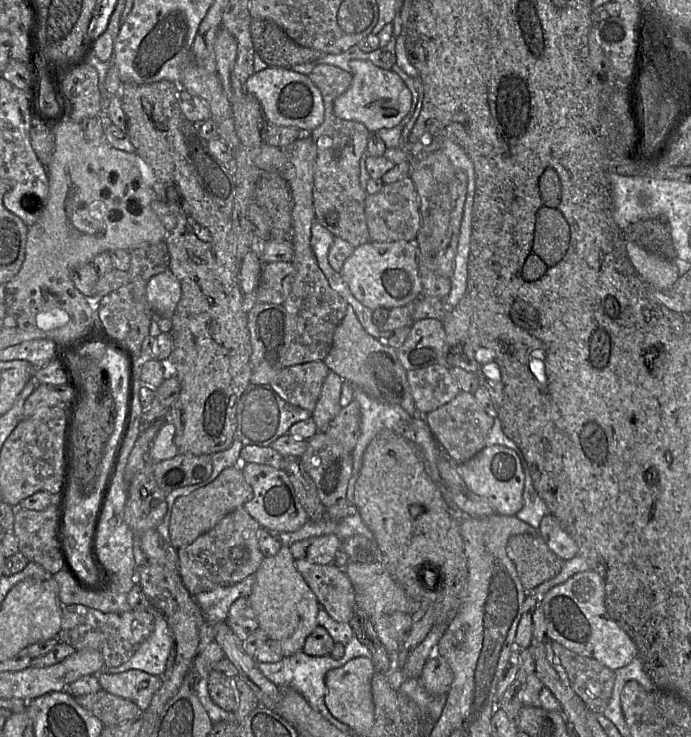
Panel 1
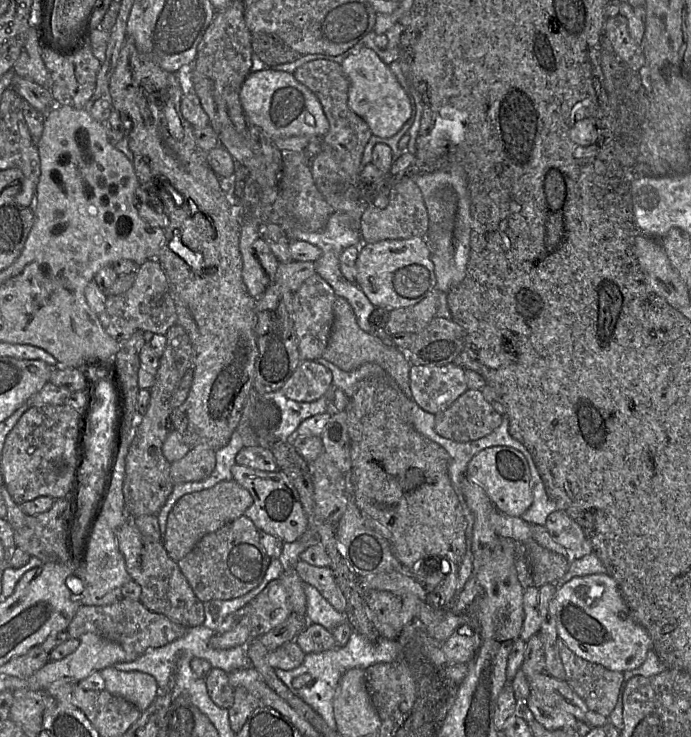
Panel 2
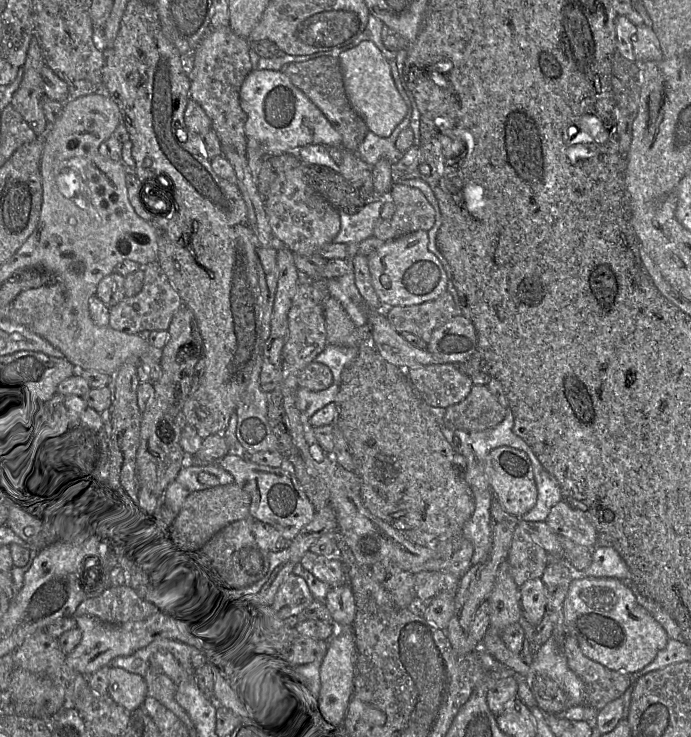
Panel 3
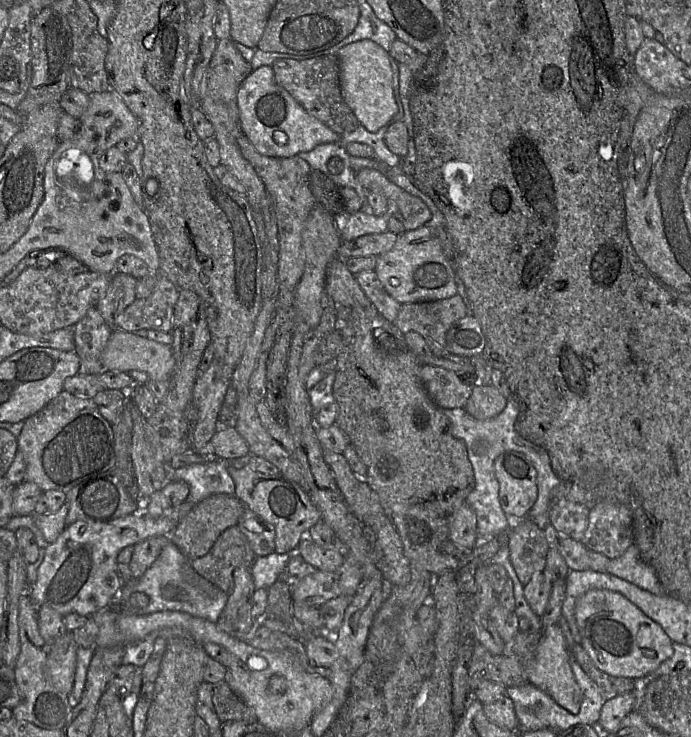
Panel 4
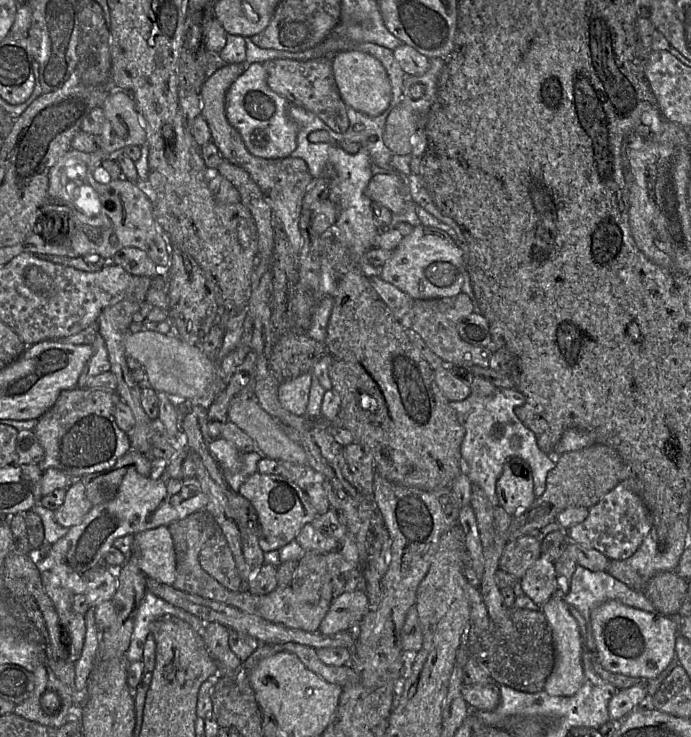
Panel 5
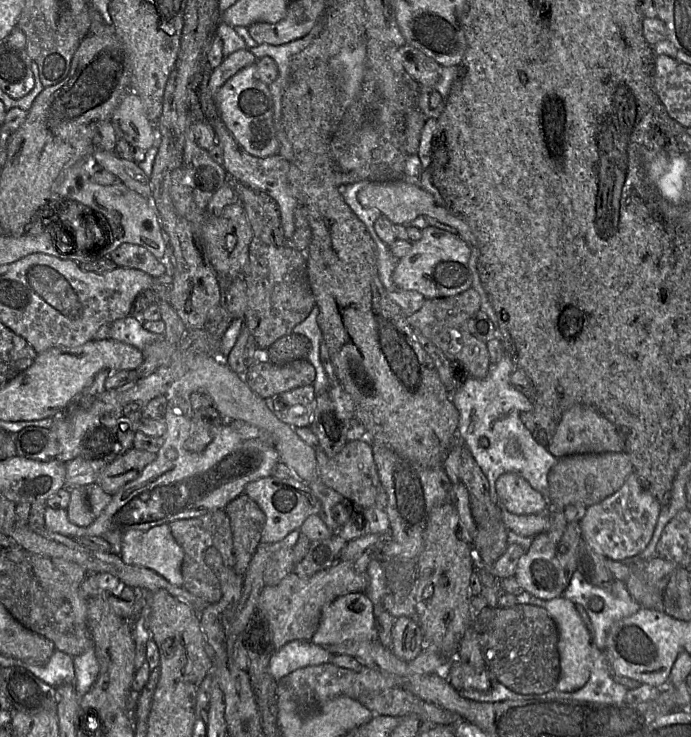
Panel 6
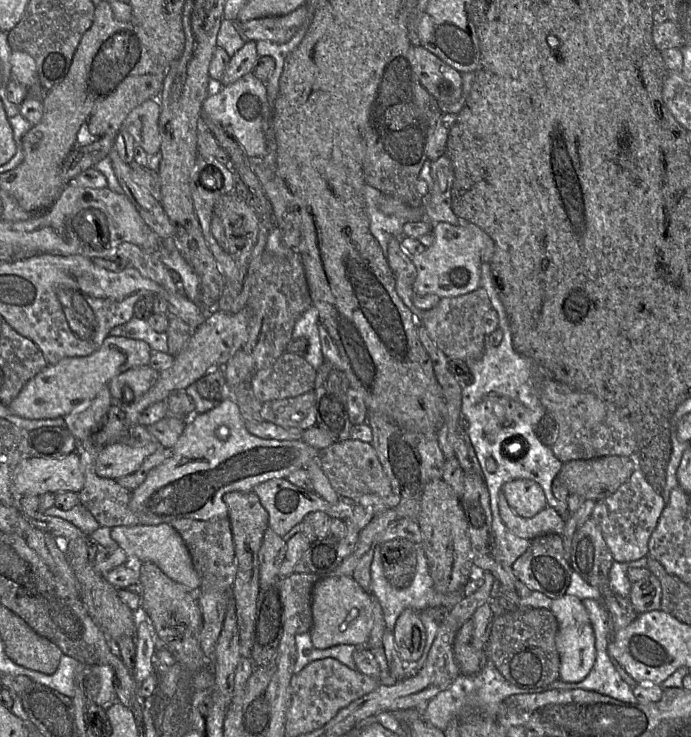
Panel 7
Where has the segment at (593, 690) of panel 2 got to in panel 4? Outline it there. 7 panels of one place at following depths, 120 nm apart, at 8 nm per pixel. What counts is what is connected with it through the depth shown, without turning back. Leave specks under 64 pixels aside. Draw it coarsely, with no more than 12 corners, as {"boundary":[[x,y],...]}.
{"boundary":[[580,643],[572,653],[605,699],[633,691],[635,679],[599,670]]}

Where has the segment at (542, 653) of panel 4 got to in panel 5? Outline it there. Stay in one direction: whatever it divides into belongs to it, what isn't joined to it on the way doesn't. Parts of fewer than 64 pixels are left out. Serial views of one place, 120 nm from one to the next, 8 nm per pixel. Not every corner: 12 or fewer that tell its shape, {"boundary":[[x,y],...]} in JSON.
{"boundary":[[564,599],[542,607],[555,663],[544,691],[572,696],[582,686],[583,639]]}

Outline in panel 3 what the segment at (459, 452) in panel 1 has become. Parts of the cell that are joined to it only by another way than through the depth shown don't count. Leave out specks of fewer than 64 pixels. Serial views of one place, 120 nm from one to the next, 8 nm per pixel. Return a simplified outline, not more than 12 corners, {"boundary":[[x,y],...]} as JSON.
{"boundary":[[485,385],[445,409],[443,426],[496,427],[505,409]]}

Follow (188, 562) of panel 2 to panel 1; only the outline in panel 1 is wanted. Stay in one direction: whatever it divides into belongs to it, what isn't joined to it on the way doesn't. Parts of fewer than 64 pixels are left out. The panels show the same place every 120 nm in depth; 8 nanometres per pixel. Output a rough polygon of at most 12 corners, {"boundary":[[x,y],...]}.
{"boundary":[[241,507],[178,549],[188,592],[236,584],[265,558]]}

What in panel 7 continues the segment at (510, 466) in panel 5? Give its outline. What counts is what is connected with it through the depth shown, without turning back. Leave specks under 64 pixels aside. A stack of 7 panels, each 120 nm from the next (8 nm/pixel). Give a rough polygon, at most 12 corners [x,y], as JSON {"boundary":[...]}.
{"boundary":[[511,480],[501,490],[511,510],[531,518],[548,506],[532,480]]}

